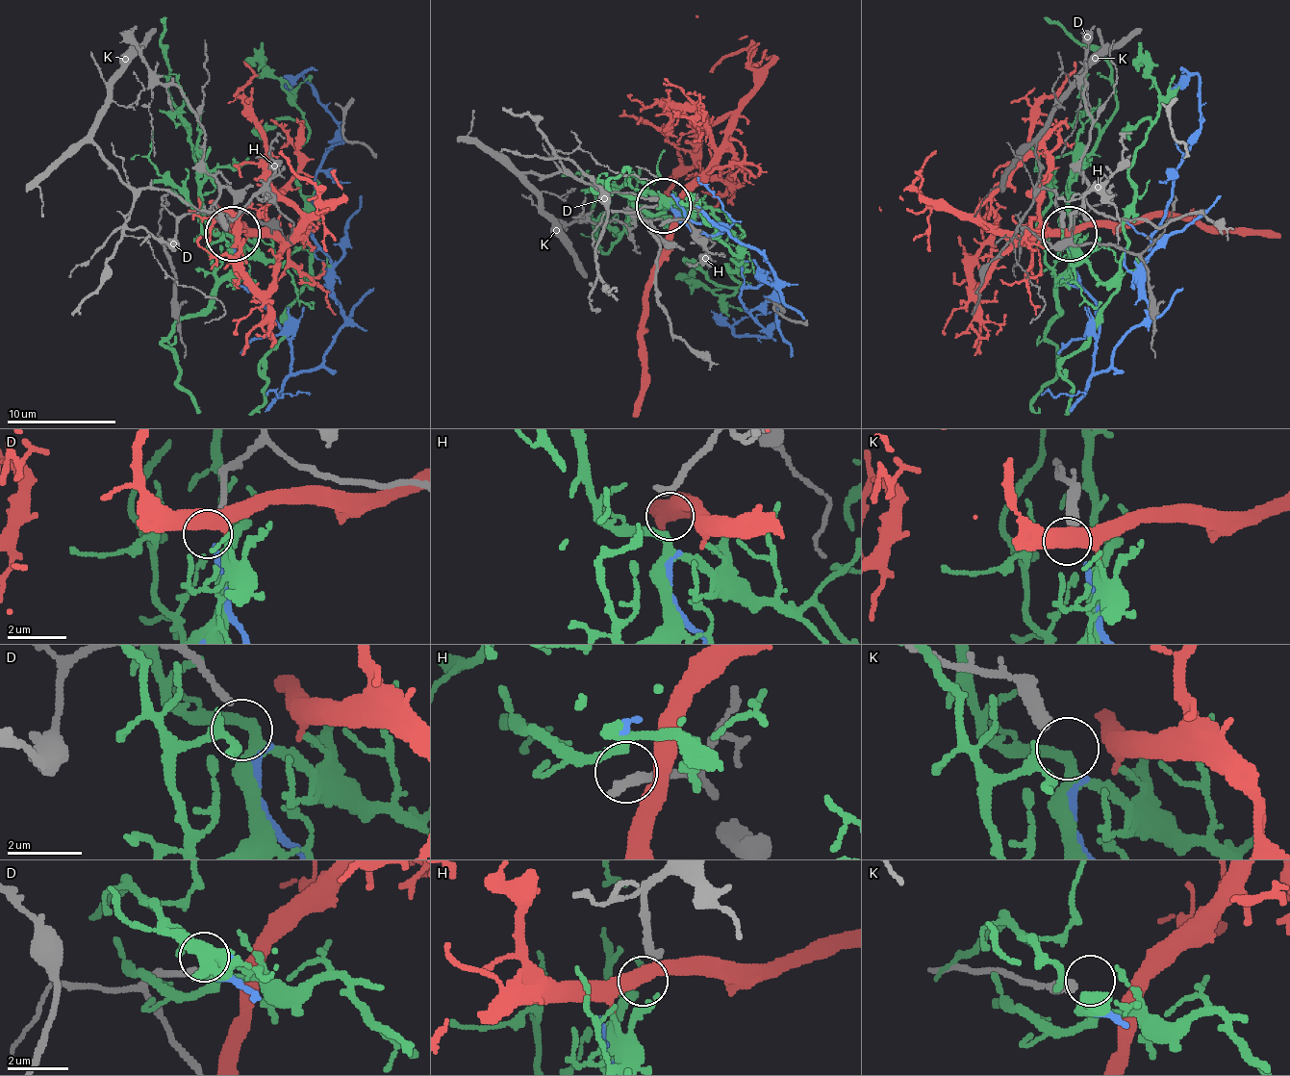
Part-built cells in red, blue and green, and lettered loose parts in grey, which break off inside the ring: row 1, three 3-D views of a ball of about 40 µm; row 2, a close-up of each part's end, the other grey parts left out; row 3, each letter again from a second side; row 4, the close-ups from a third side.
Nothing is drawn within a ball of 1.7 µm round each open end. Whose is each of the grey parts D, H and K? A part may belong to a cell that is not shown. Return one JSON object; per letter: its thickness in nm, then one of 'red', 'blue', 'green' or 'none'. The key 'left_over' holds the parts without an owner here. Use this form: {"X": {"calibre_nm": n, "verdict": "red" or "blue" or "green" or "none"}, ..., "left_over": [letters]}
{"D": {"calibre_nm": 180, "verdict": "blue"}, "H": {"calibre_nm": 280, "verdict": "green"}, "K": {"calibre_nm": 380, "verdict": "none"}, "left_over": ["K"]}

